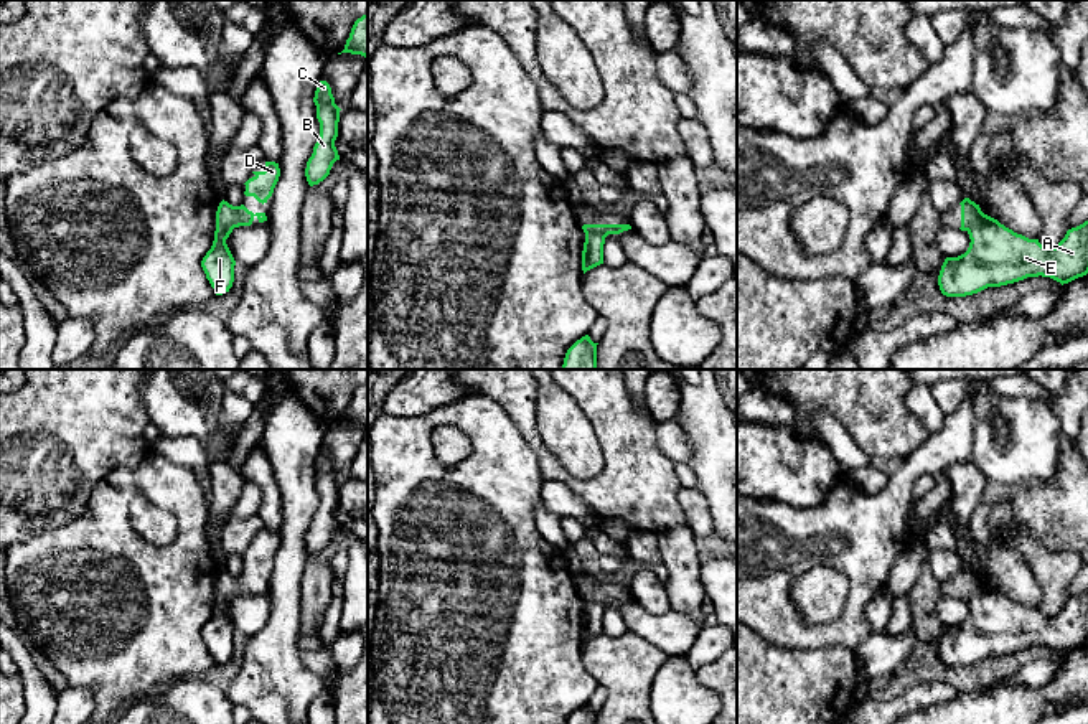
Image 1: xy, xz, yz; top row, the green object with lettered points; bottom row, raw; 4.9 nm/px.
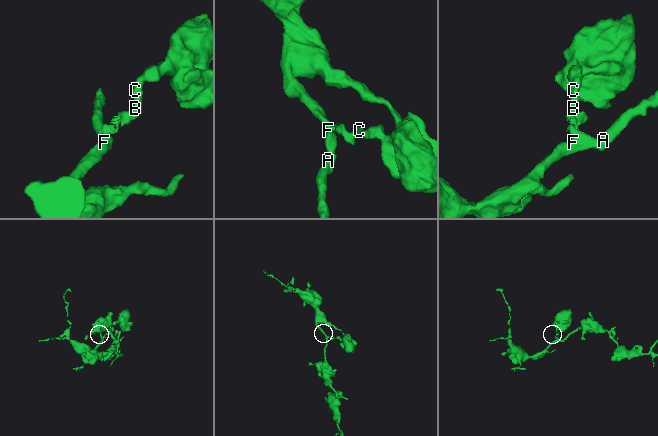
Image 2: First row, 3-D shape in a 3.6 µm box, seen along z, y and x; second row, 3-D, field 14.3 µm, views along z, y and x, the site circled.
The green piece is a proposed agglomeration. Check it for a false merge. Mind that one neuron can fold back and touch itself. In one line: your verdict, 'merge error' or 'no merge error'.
no merge error

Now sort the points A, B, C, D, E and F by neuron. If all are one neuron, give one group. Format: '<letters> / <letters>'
A B C D E F

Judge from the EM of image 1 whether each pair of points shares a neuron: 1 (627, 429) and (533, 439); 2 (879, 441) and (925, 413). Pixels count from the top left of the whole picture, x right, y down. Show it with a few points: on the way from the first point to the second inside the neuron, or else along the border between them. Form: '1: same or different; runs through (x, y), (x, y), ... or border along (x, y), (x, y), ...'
1: same; runs through (623, 460), (599, 485), (576, 485), (558, 470)
2: different; border along (912, 386), (905, 396), (905, 406), (930, 432)

